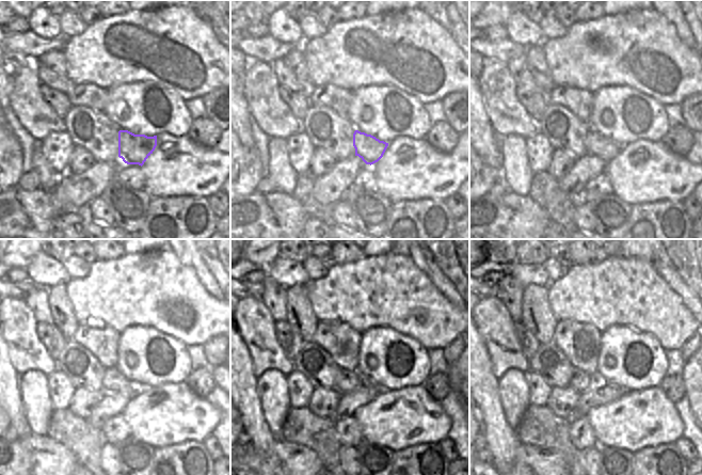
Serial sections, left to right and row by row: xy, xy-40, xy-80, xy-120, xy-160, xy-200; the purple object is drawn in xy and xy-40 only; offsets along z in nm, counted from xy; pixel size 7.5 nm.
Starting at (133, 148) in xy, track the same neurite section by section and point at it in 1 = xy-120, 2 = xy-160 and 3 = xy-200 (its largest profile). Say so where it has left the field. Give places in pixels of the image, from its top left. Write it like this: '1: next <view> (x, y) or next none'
1: next xy-120 (113, 381)
2: next xy-160 (346, 380)
3: next xy-200 (579, 380)

